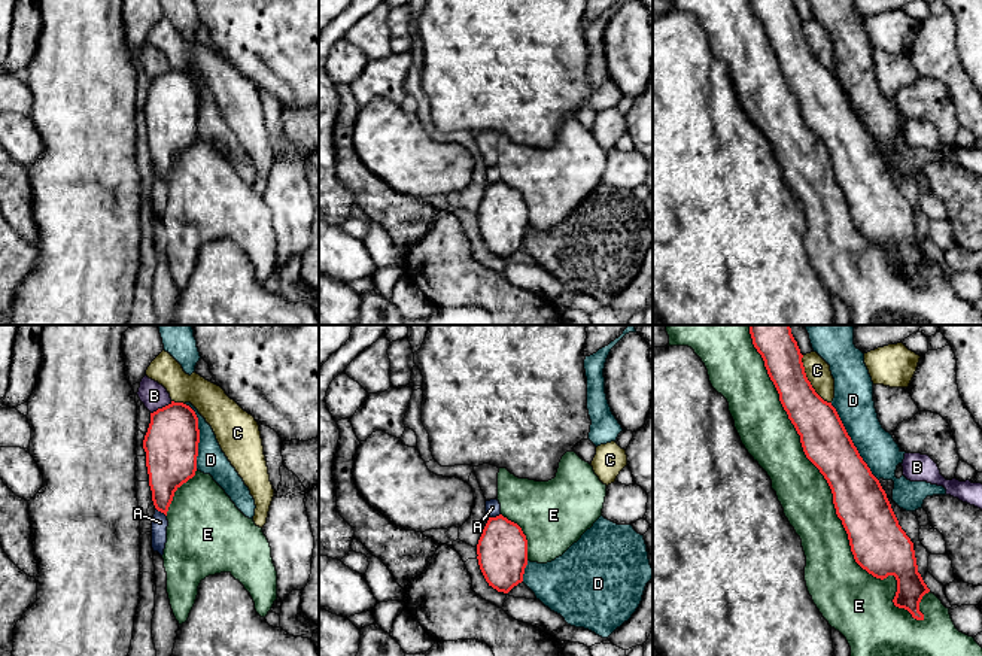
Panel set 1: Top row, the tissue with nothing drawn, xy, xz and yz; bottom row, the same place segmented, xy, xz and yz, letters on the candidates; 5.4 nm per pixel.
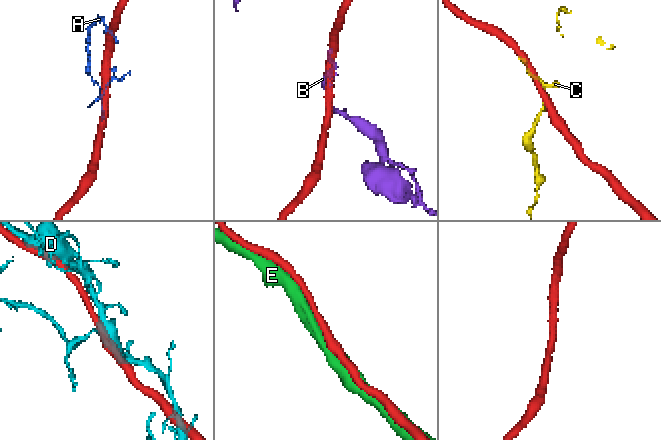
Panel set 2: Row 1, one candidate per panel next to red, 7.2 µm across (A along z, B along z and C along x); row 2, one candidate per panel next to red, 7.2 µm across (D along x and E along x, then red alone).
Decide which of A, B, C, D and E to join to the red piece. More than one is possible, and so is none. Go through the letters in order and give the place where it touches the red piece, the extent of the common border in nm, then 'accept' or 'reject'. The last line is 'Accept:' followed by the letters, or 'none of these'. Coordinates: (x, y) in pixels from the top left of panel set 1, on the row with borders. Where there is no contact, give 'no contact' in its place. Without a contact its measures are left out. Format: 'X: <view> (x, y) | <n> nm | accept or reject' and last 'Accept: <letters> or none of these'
A: xy (161, 512) | 80 nm | reject
B: xy (163, 407) | 140 nm | reject
C: yz (808, 380) | 300 nm | reject
D: yz (851, 442) | 500 nm | reject
E: yz (832, 491) | 1850 nm | accept
Accept: E

